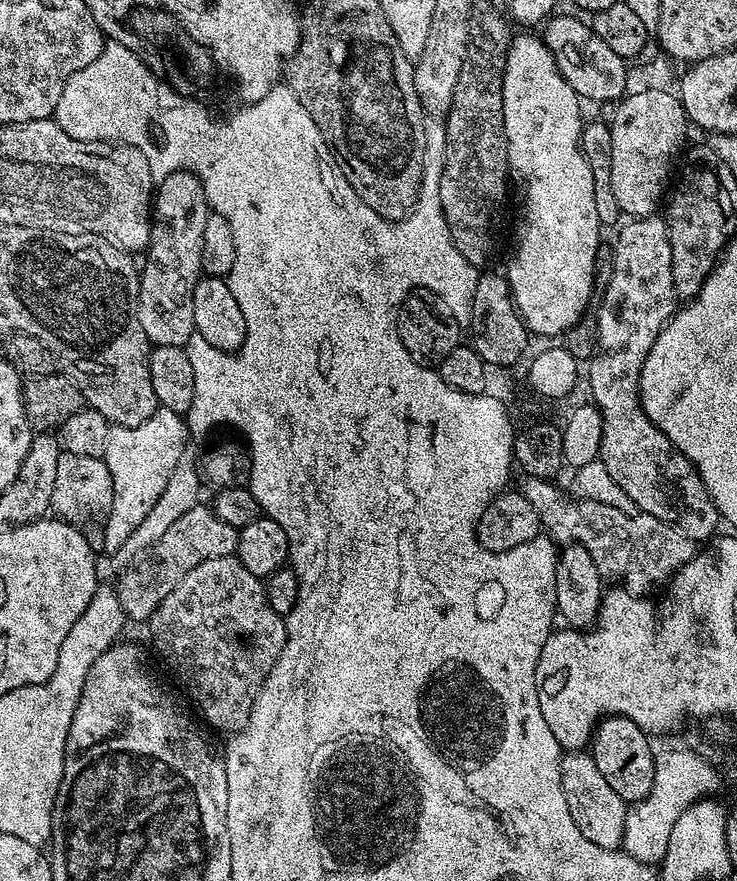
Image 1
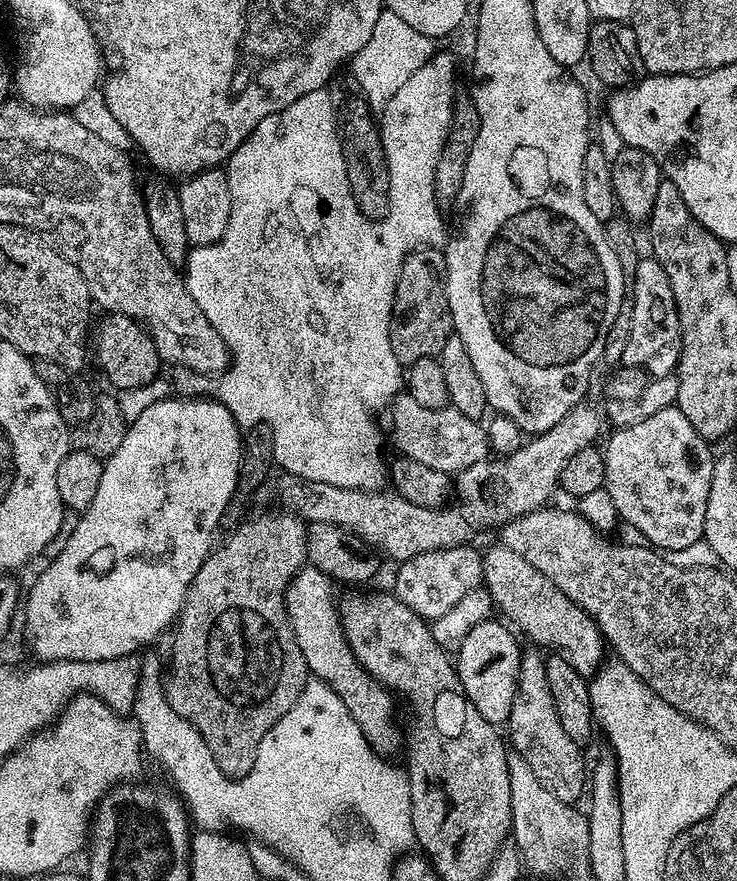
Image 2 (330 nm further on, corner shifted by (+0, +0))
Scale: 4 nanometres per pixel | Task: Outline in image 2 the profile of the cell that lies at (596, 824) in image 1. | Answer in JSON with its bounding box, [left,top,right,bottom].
[506,646,586,805]

